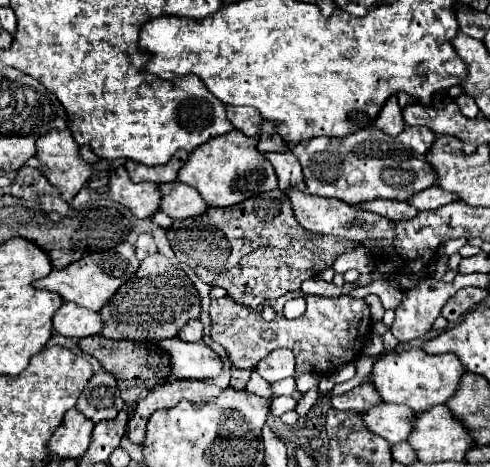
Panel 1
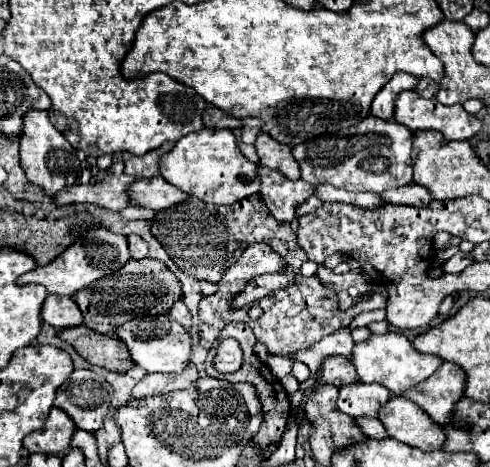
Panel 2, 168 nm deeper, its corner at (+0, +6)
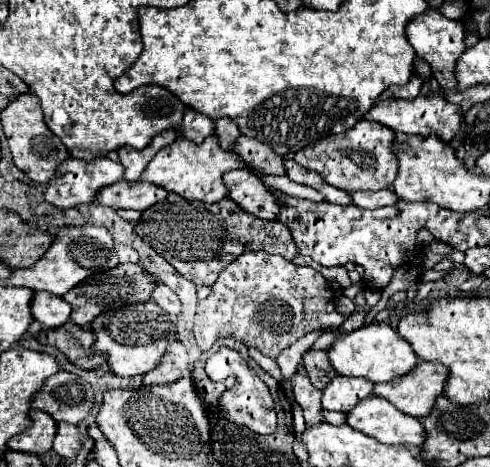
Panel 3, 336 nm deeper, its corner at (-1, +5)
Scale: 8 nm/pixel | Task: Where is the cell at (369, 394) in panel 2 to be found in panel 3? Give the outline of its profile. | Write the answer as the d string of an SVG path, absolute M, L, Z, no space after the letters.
M335 377L323 389L323 407L327 411L349 413L359 401L373 395L373 383L367 379L351 379L351 377Z

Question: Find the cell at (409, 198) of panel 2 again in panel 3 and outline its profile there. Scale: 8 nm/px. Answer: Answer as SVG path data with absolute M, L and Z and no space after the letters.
M387 189L387 191L357 191L353 197L353 205L363 207L363 209L377 209L377 207L385 207L385 205L395 205L397 201L401 201L395 191Z

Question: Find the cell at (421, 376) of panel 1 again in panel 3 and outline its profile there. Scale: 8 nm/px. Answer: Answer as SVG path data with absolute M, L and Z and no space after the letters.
M371 323L367 327L341 335L329 349L329 359L339 375L365 377L373 383L389 383L397 377L403 377L411 373L419 363L411 345L389 323Z

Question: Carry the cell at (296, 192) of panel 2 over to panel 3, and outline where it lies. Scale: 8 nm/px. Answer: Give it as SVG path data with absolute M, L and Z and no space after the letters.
M235 169L223 175L233 201L237 201L243 211L255 213L255 217L273 221L281 211L281 201L263 185L263 181L249 169Z

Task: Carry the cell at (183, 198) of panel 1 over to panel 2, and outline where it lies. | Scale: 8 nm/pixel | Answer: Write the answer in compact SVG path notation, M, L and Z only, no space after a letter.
M160 176L132 182L128 194L130 194L132 204L152 208L152 210L164 210L188 198L182 190L176 190L172 184L168 184Z

